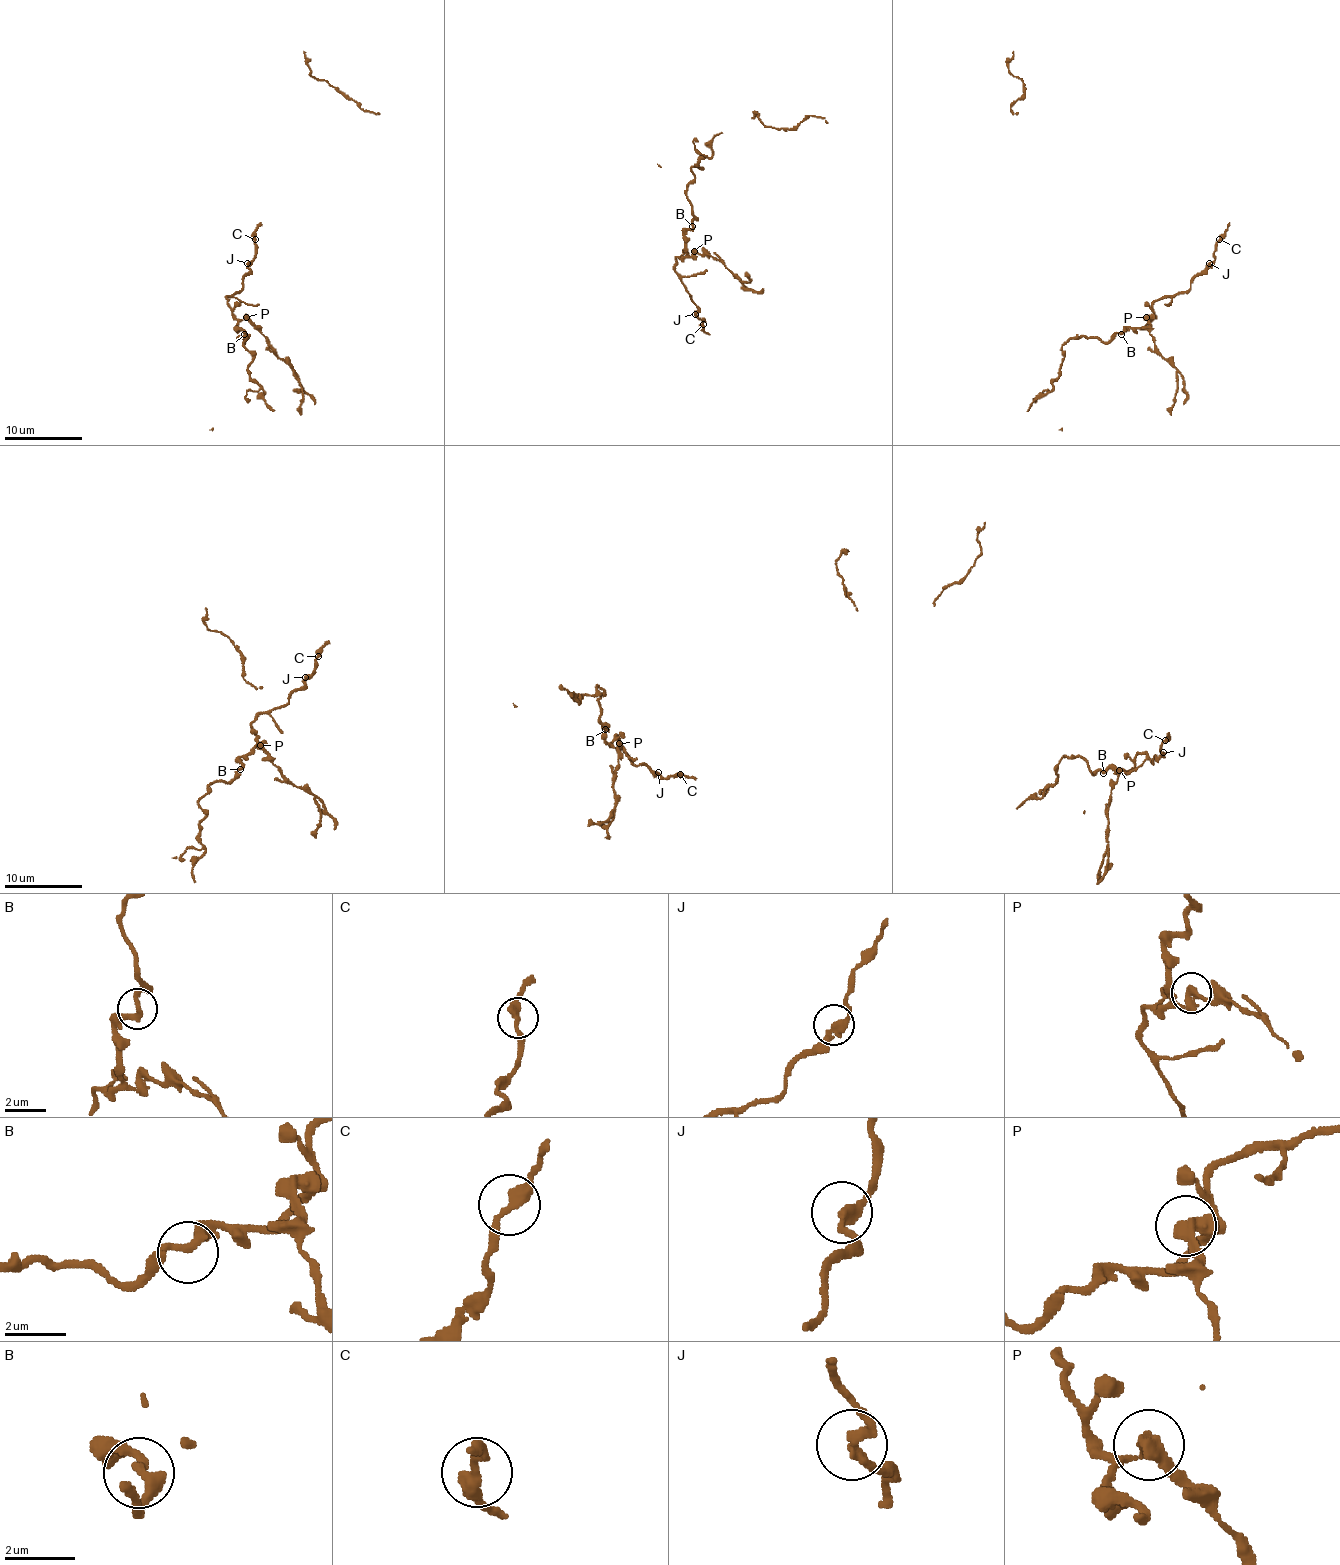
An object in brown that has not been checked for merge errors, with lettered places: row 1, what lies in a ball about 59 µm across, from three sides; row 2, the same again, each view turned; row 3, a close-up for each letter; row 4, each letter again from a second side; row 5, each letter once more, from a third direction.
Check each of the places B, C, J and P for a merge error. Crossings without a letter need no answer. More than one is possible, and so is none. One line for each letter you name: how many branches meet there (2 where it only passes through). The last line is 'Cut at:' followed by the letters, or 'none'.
P: branches 2
Cut at: P

